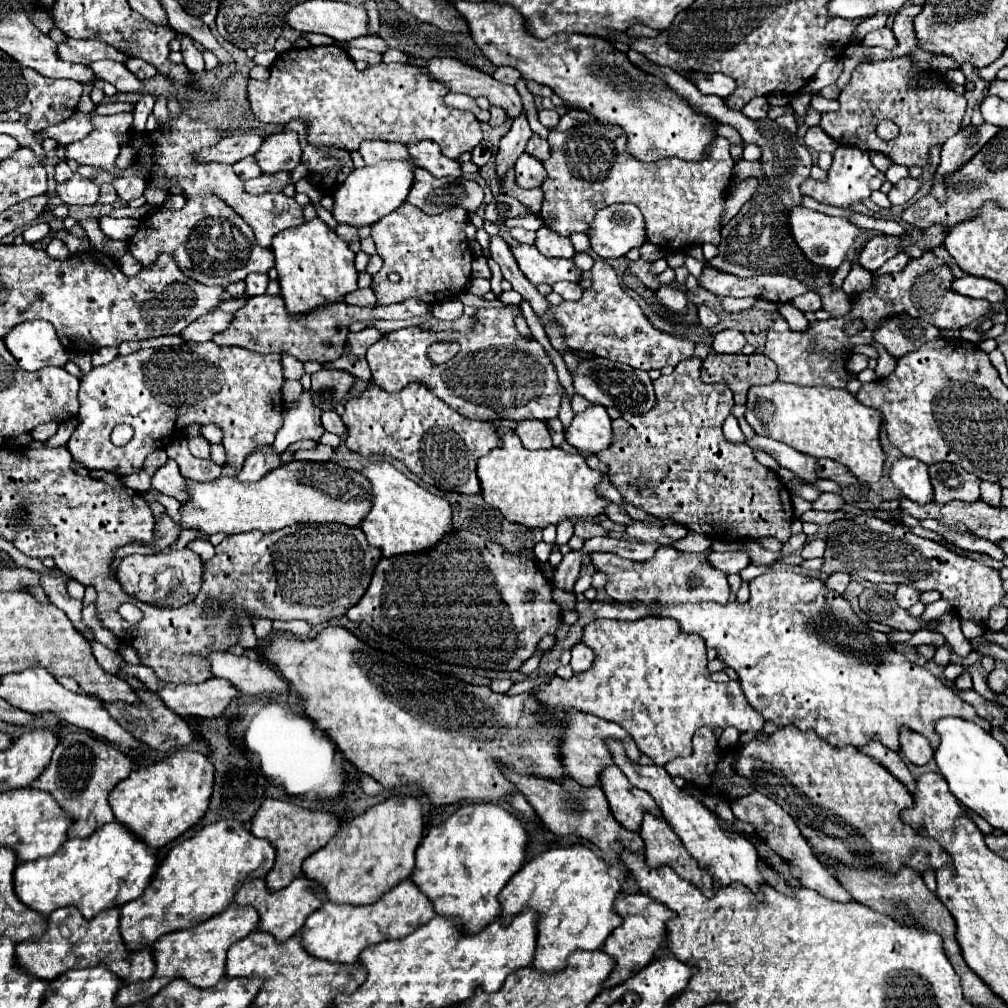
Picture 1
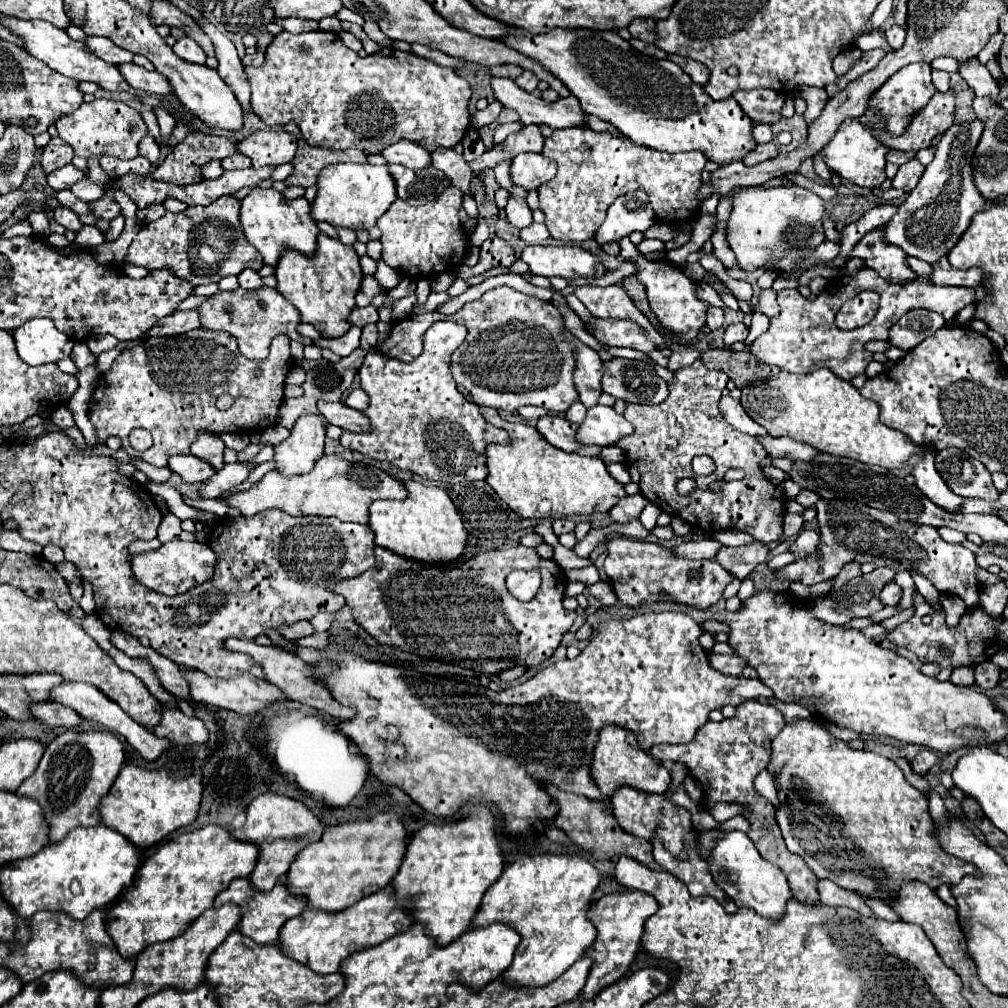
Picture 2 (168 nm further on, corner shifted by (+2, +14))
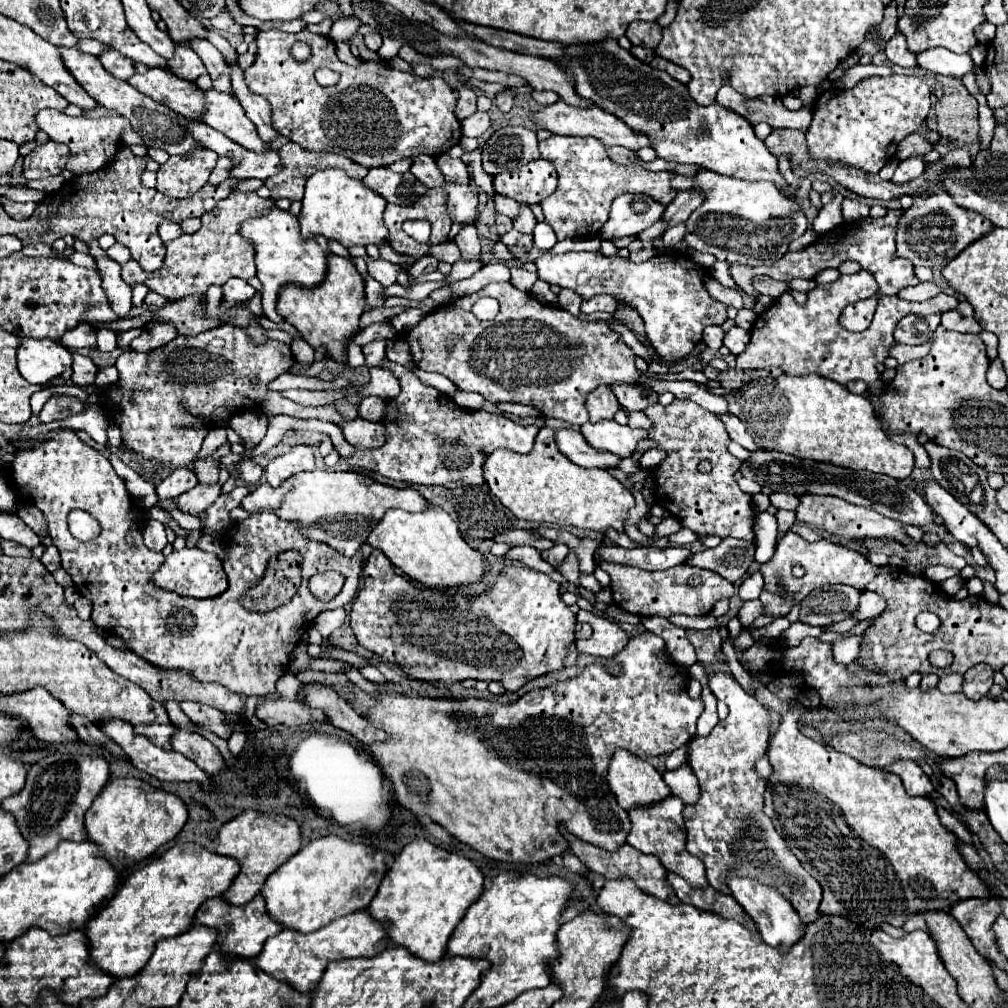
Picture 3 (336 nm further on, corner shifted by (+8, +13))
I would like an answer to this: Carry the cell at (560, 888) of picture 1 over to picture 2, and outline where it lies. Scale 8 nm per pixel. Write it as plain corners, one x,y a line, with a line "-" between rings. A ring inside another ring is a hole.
536,853
510,863
498,881
488,889
472,925
508,921
522,935
520,949
504,979
522,987
542,987
562,975
580,959
596,939
596,927
588,919
592,895
602,877
582,855
574,853

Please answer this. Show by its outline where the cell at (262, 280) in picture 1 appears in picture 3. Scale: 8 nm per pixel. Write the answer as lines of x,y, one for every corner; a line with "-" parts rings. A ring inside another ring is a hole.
230,278
230,282
226,282
226,284
222,286
222,292
224,292
222,302
224,302
226,306
242,304
242,302
250,300
250,298
256,294
256,290
254,290
246,280
240,280
240,278

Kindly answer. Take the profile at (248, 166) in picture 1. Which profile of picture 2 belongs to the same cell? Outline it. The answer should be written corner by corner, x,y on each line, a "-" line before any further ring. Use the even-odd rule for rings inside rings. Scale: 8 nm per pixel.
236,153
236,155
230,155
230,157
222,159
222,167
224,169
246,169
246,167
252,167
252,161
246,155

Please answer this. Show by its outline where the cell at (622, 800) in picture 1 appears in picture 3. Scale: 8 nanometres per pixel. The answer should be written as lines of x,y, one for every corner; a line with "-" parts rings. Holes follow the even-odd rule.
670,796
660,804
630,810
628,814
632,820
632,830
628,834
628,844
644,854
656,856
666,870
674,872
676,876
682,876
686,882
690,882
692,888
704,888
708,886
704,862
686,850
686,828
684,828
682,808
684,808
682,800
678,796

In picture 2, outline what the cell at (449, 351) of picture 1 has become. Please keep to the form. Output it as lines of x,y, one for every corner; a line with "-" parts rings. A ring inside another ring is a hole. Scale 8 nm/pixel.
438,321
424,335
422,355
410,363
388,361
388,357
380,357
380,353
370,351
358,371
362,389
370,397
368,409
362,411
370,419
370,431
366,431
366,433
344,431
340,437
340,443
344,447
356,449
368,457
374,457
380,461
392,461
396,467
412,471
424,479
446,481
450,485
484,479
488,473
486,461
484,461
484,447
488,443
508,443
510,437
504,429
488,423
484,419
484,415
480,413
480,407
476,403
468,401
456,389
456,383
450,377
450,369
448,369
450,355
464,339
466,339
464,325
450,323
450,321

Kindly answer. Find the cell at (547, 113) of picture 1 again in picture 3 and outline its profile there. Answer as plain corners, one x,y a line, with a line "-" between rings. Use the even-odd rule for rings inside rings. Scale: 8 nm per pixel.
532,92
532,98
538,102
538,104
542,104
542,106
550,106
550,104
554,104
554,102
558,102
560,100
560,96
556,94
556,92

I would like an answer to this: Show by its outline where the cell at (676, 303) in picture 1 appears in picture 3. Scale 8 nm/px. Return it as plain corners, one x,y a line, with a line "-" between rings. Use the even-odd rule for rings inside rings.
544,252
536,260
536,266
540,280
574,290
582,300
608,294
616,300
616,304
638,310
644,320
650,346
668,364
686,358
702,340
702,330
706,326
722,326
728,320
728,306
714,300
706,290
704,280
710,276
710,272
706,270
704,274
704,268
682,252
660,254
642,264
634,264
620,256
602,256
596,252

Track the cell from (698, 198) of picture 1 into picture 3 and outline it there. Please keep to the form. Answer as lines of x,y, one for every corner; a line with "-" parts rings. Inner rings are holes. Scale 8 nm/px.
550,136
540,142
542,158
552,162
558,172
558,188
540,206
546,216
546,224
552,226
558,240
566,238
590,238
600,232
610,216
610,204
614,198
628,192
644,192
662,204
670,204
676,192
670,188
672,172
650,172
642,164
620,166
606,156
602,142
594,138
572,138
572,136

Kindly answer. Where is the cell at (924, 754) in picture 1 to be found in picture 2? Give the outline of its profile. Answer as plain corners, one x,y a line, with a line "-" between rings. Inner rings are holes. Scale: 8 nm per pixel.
920,749
920,753
916,755
916,759
912,761
912,769
916,771
916,773
926,773
932,765
936,765
940,759
938,759
938,755
934,753
934,751
930,751
930,749

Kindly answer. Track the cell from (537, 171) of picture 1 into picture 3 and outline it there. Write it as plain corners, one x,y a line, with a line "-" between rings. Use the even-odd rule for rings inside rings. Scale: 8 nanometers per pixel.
534,160
526,166
494,176
494,190
500,196
512,198
518,204
540,204
548,198
558,184
558,174
554,166
546,160

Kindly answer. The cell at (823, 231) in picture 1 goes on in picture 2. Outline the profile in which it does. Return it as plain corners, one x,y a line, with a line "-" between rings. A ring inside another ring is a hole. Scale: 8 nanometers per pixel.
742,187
734,195
726,239
736,253
738,265
746,271
754,271
756,267
768,265
768,259
778,259
780,251
814,249
820,245
826,239
822,227
824,215
828,215
824,199
806,191
804,187

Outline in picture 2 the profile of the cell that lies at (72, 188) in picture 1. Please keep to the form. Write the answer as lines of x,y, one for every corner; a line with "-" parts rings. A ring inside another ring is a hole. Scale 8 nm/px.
72,163
70,165
64,165
56,171
52,171
48,175
48,185
54,189
54,191
60,191
60,189
70,189
76,181
84,179
86,177
86,171
74,167

